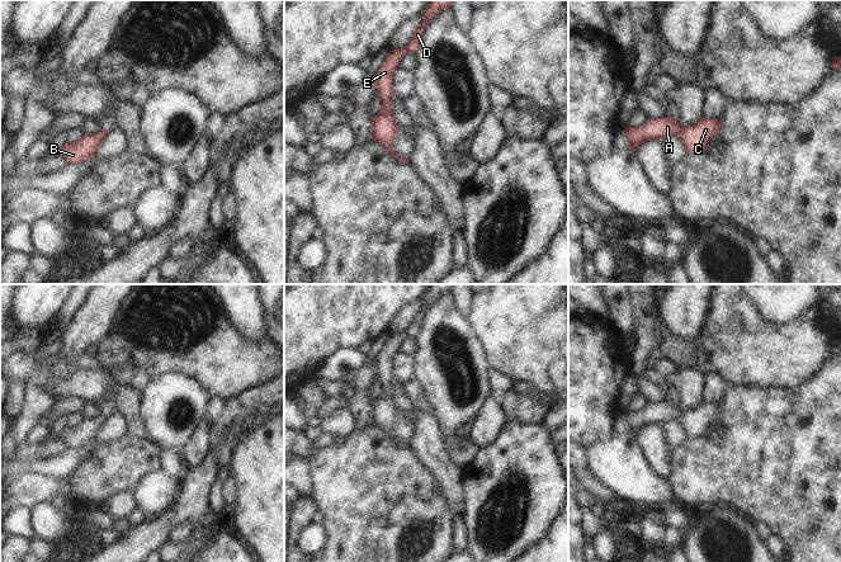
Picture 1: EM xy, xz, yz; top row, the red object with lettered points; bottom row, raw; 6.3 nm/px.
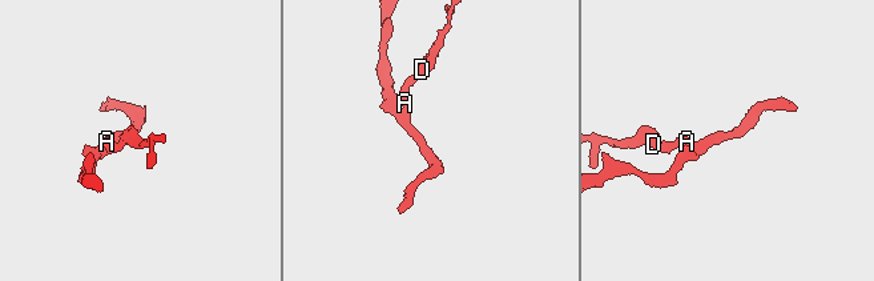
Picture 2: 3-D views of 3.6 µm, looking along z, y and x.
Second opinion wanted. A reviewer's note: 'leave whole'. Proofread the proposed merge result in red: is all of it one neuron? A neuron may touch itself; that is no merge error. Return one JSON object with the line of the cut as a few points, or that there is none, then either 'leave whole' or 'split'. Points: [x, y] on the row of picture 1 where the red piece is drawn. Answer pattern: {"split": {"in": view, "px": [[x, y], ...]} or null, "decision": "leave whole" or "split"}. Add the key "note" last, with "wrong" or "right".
{"split": {"in": "xz", "px": [[383, 109], [390, 114]]}, "decision": "split", "note": "wrong"}

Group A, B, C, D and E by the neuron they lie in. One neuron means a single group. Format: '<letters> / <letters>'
A D E / B C

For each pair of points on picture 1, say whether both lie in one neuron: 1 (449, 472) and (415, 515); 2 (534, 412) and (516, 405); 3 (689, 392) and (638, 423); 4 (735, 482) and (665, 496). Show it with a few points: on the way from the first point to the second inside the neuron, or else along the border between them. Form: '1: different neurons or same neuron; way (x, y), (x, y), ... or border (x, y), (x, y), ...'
1: different neurons; border (421, 461), (434, 476), (449, 505)
2: same neuron; way (530, 409), (520, 407)
3: same neuron; way (683, 406), (678, 411), (652, 414)
4: different neurons; border (667, 480), (672, 494), (681, 506)

